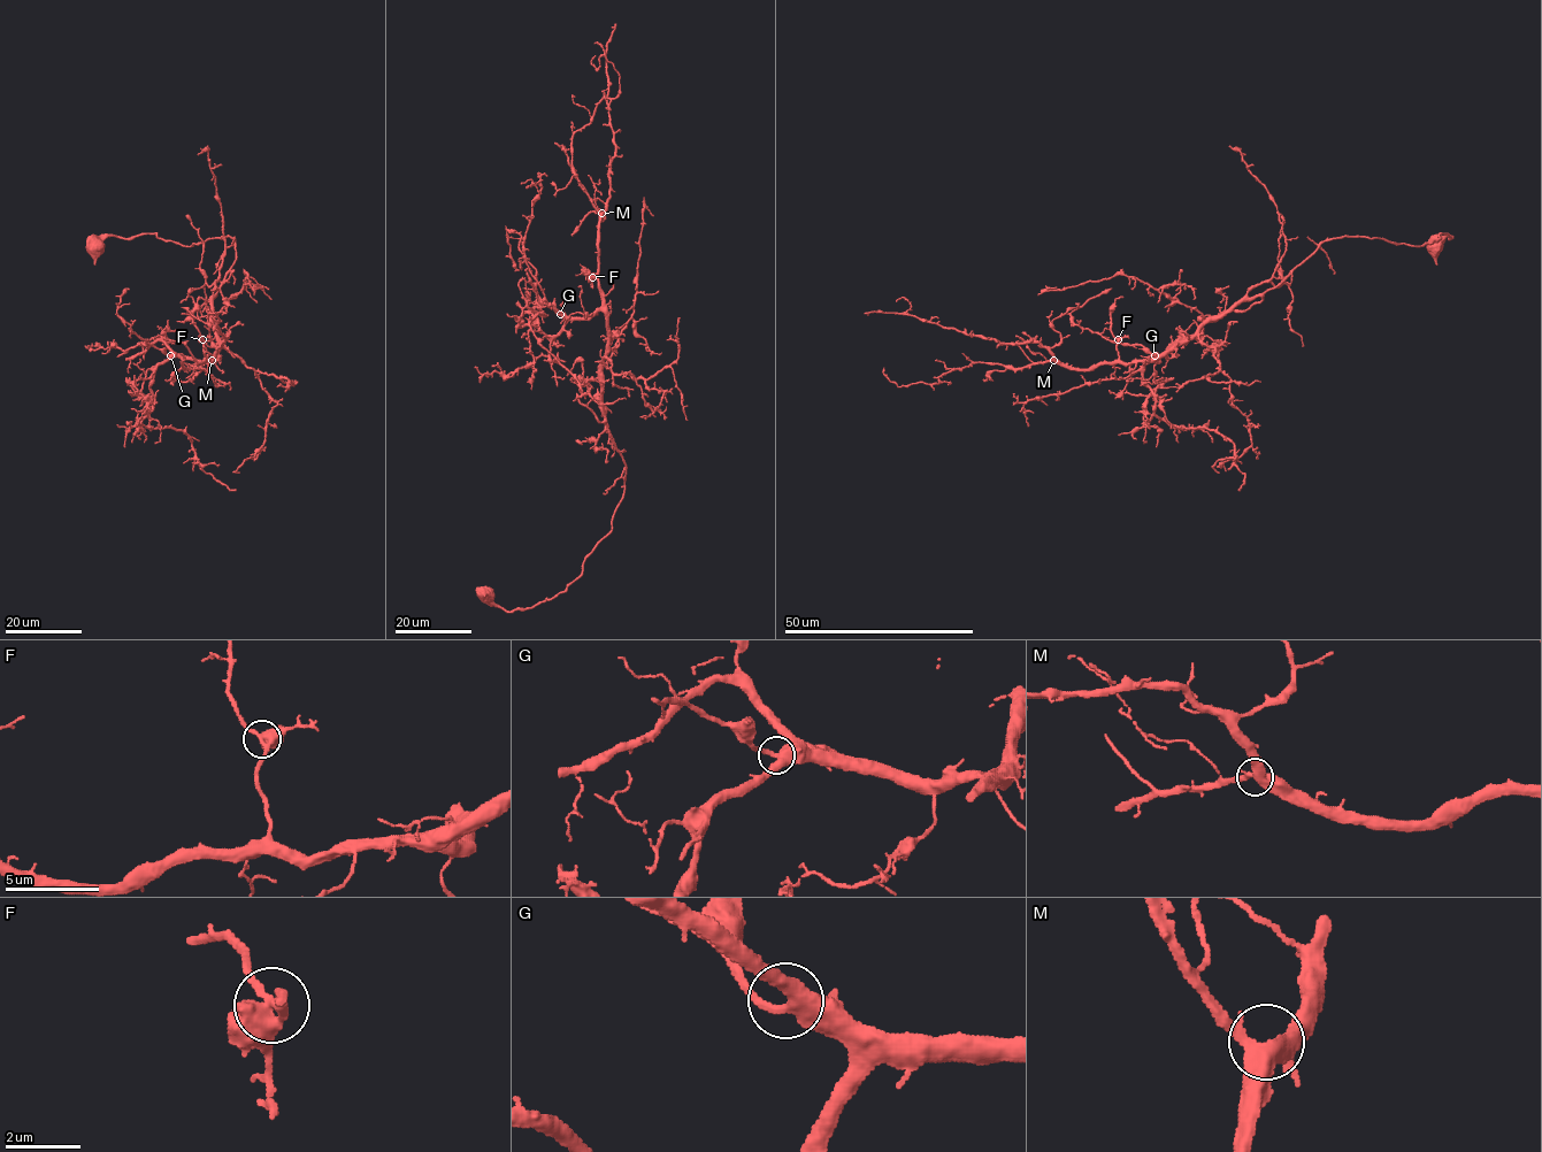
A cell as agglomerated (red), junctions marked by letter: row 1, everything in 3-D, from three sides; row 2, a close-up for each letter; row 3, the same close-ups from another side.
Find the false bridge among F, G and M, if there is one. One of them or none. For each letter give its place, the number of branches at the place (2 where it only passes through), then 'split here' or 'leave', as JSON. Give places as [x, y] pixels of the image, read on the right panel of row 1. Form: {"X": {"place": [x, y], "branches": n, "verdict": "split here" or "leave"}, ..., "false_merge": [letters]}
{"F": {"place": [1118, 339], "branches": 3, "verdict": "leave"}, "G": {"place": [1155, 355], "branches": 3, "verdict": "leave"}, "M": {"place": [1053, 360], "branches": 3, "verdict": "leave"}, "false_merge": []}

